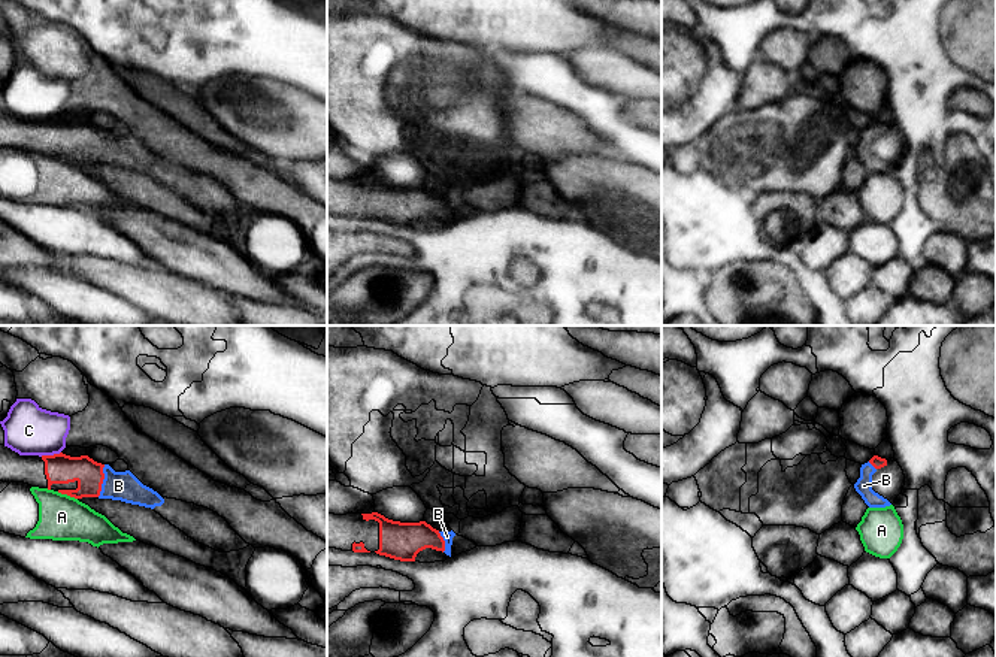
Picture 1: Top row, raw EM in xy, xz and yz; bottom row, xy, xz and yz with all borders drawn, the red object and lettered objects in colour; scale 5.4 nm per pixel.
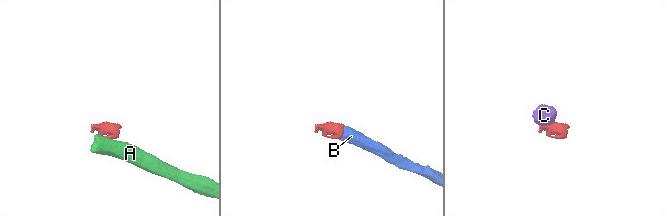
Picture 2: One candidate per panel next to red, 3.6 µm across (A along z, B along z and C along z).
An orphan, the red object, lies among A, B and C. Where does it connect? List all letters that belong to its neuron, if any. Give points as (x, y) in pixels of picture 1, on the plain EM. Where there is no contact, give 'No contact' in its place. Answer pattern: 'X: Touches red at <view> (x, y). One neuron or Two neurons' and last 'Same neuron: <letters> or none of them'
A: Touches red at xy (67, 160). Two neurons
B: Touches red at xy (102, 147). One neuron
C: Touches red at xy (50, 121). Two neurons
Same neuron: B

